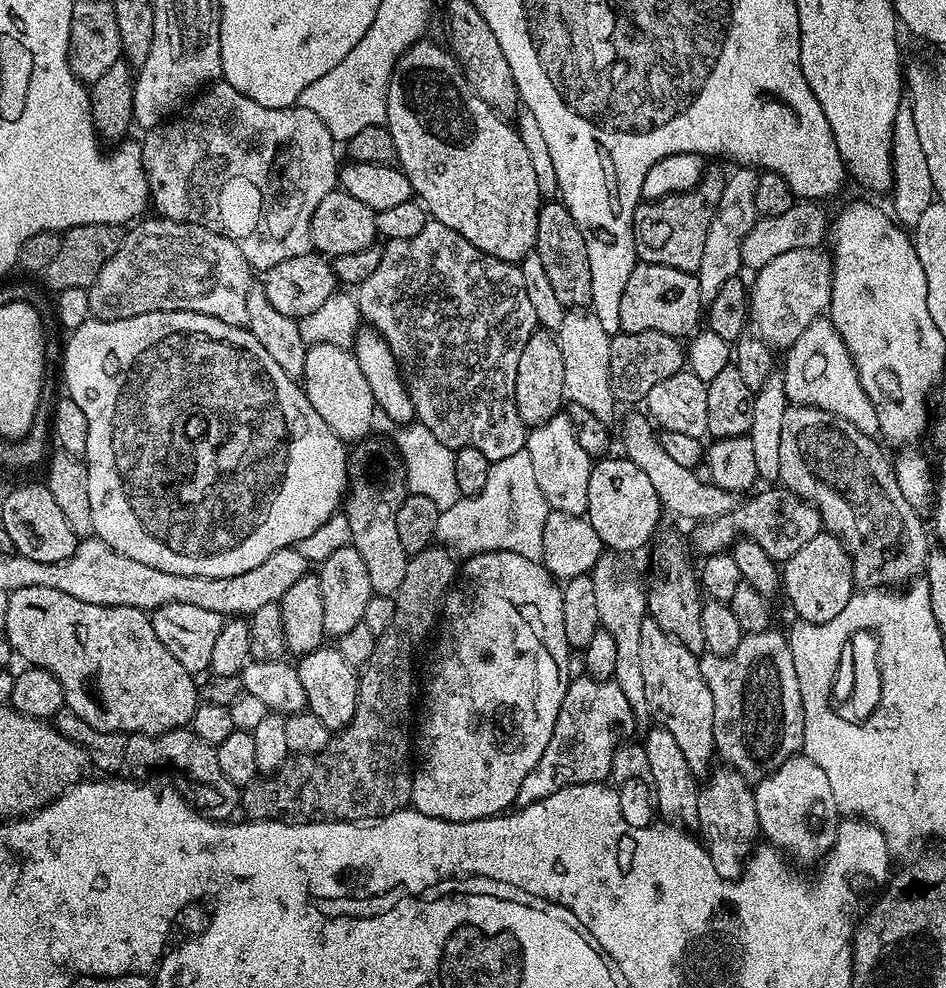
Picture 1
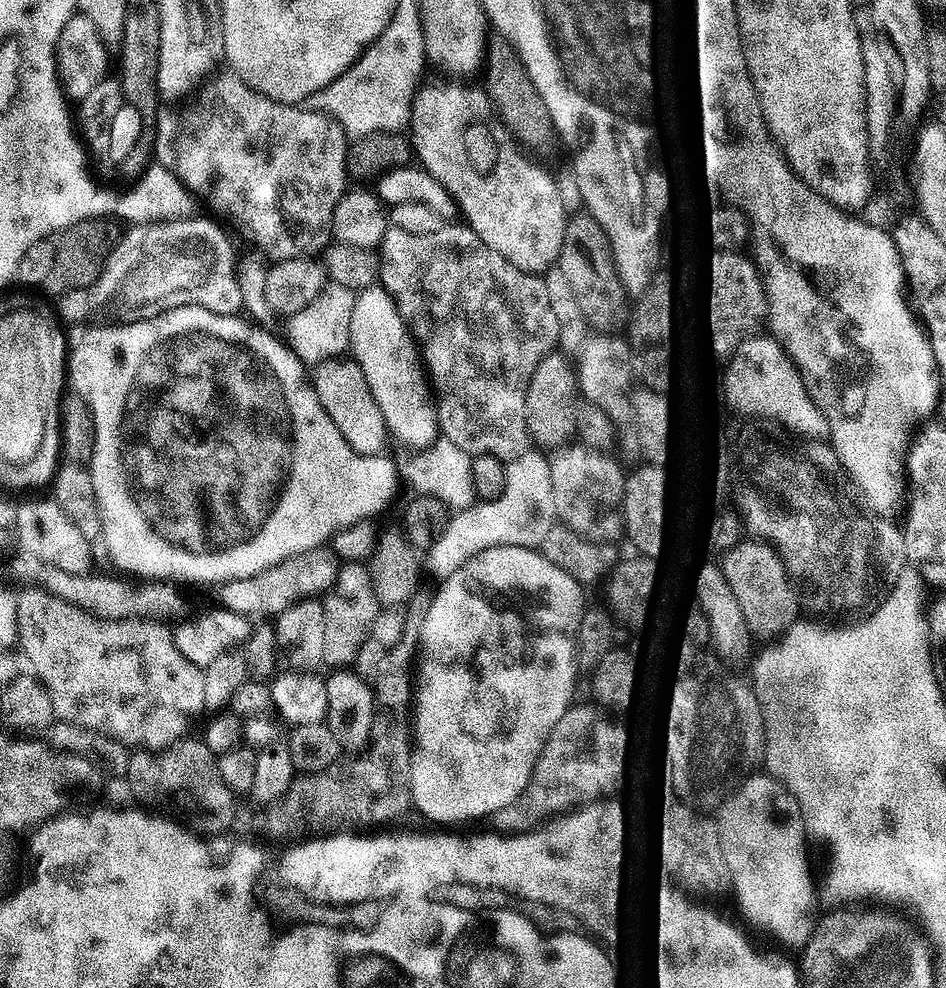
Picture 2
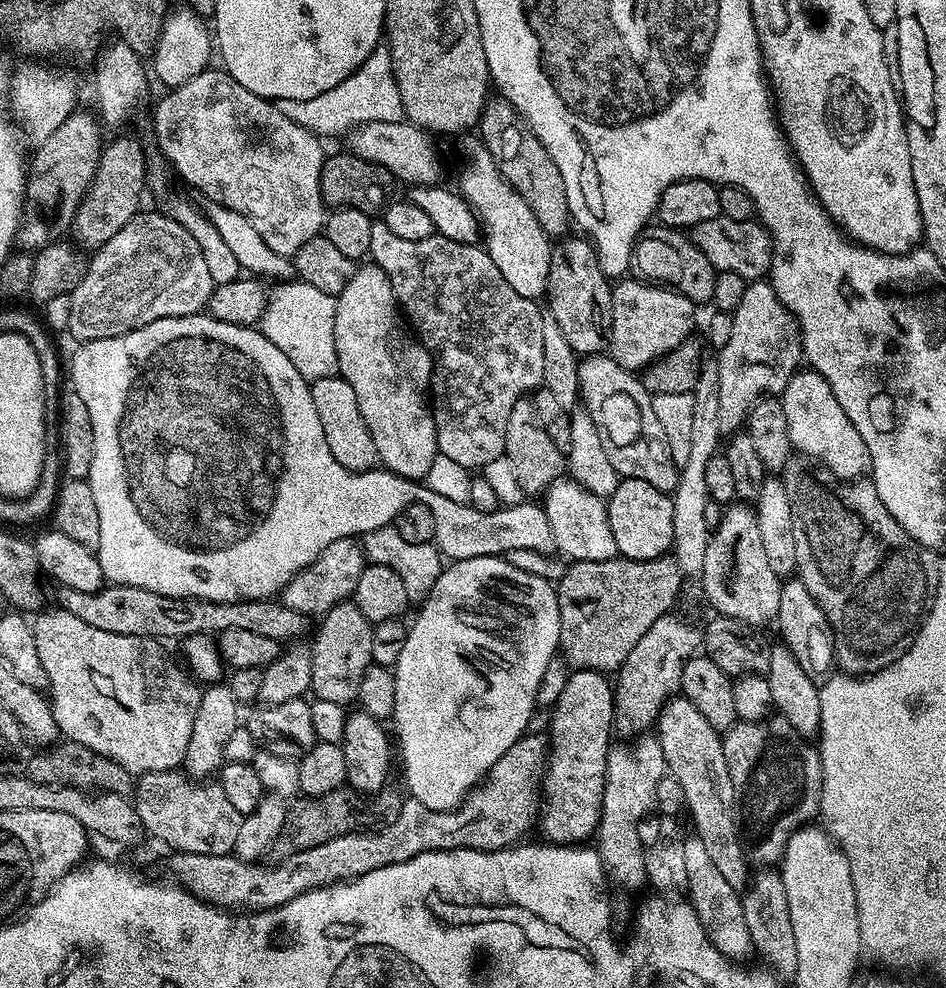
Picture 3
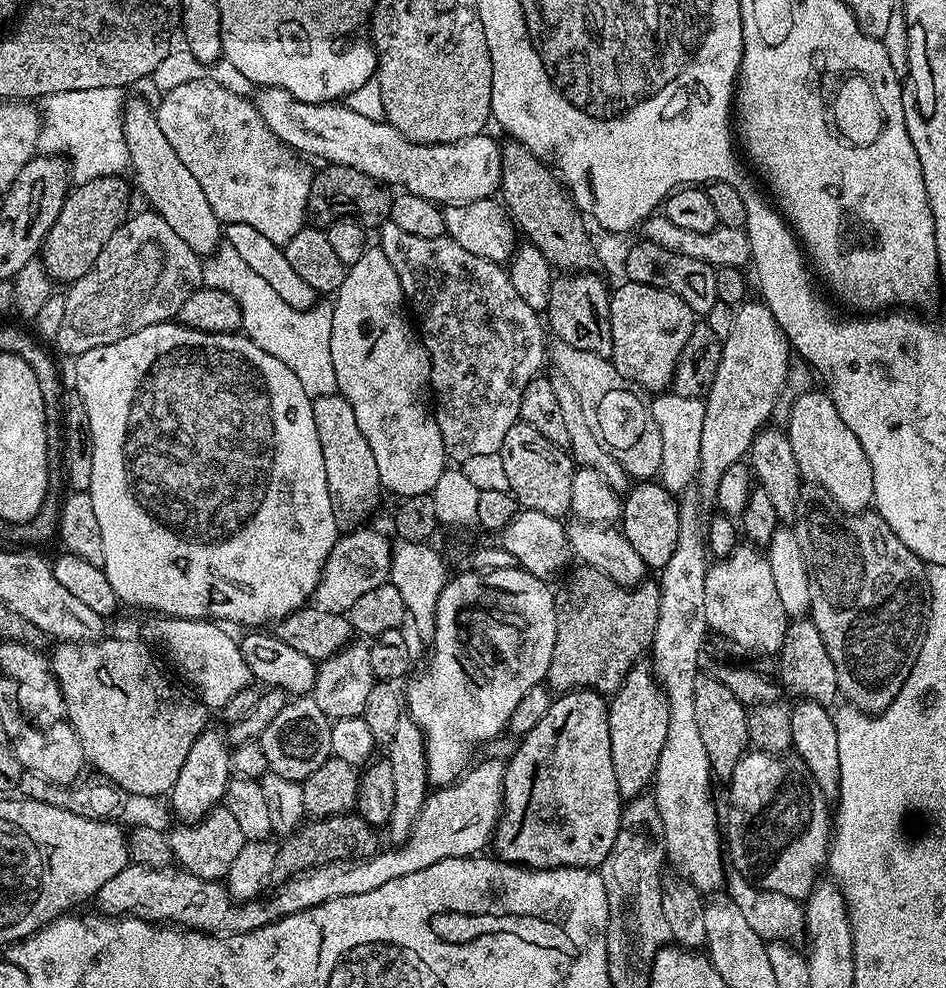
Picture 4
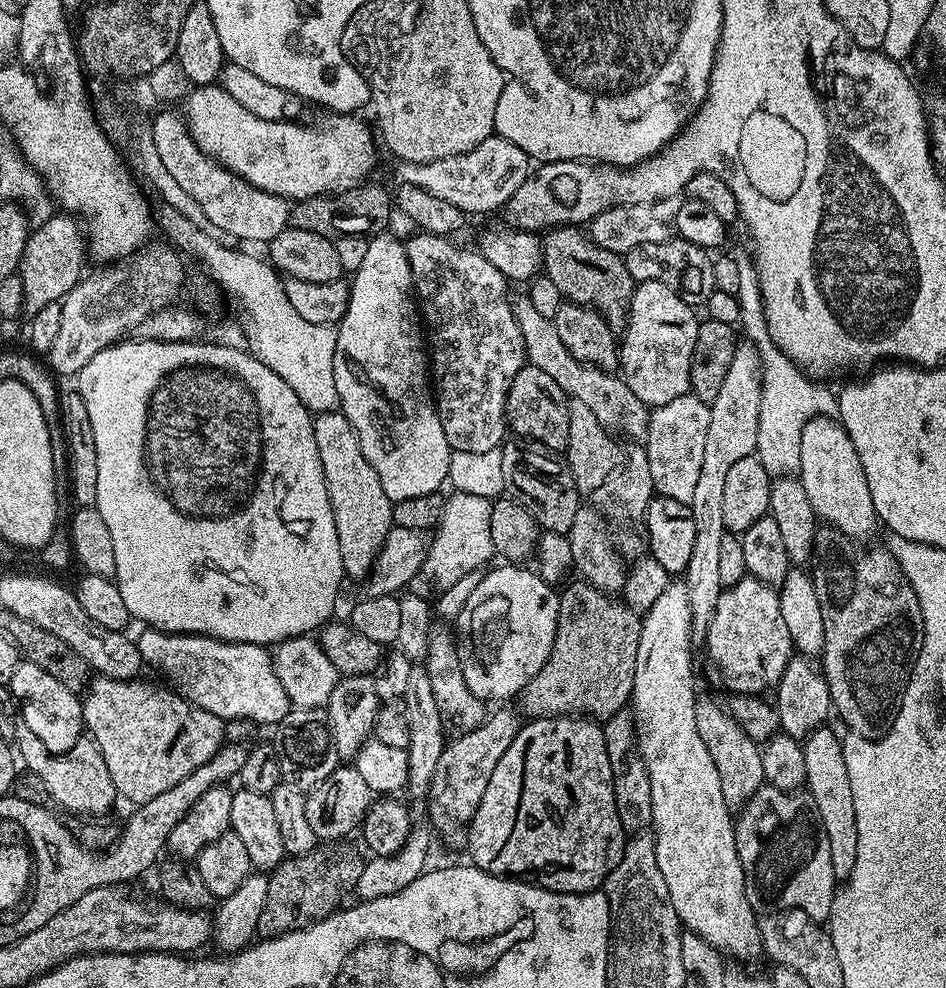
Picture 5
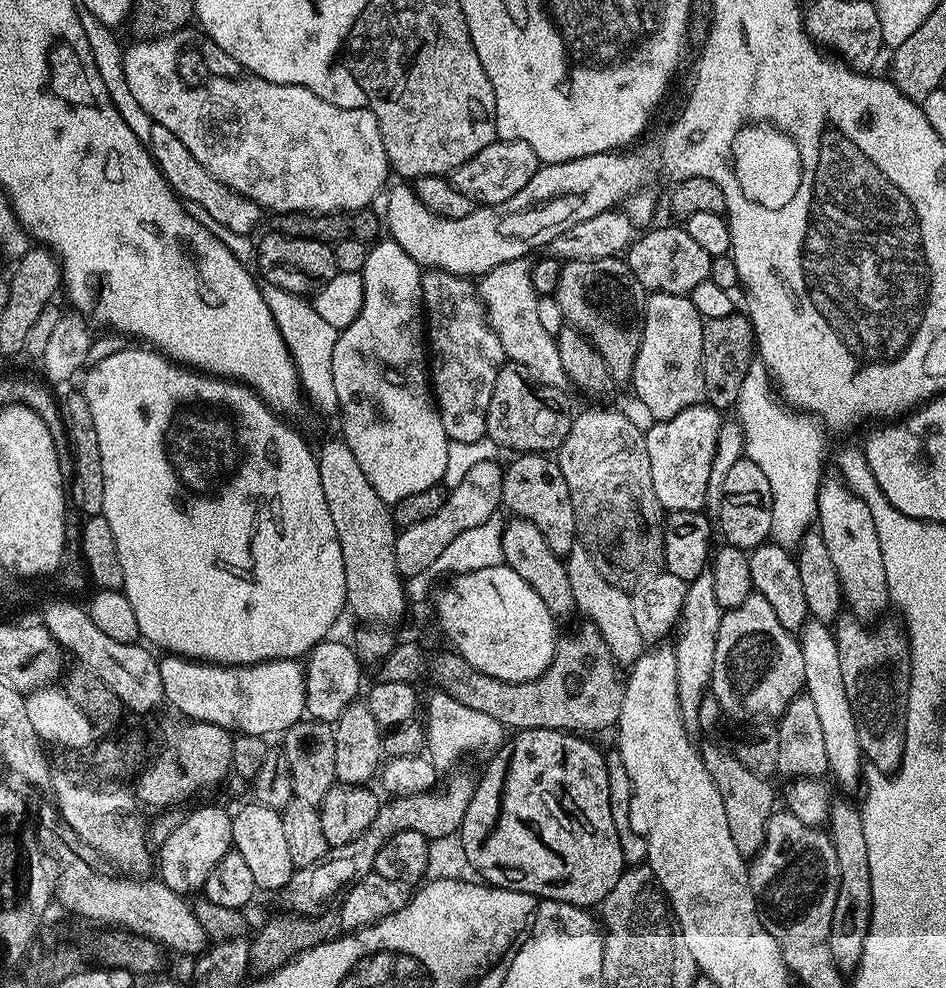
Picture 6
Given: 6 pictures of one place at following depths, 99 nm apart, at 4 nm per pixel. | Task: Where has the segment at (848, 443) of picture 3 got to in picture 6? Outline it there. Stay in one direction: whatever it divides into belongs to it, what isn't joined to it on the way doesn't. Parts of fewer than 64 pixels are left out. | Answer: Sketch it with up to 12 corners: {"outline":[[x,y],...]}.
{"outline":[[825,479],[816,515],[847,611],[890,608],[870,506]]}

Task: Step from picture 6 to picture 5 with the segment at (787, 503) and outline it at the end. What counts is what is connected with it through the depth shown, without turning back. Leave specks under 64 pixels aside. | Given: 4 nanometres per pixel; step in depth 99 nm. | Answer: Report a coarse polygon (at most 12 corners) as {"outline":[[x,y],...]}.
{"outline":[[738,262],[739,331],[760,354],[755,455],[769,474],[800,467],[814,416],[837,407],[770,338],[756,265]]}

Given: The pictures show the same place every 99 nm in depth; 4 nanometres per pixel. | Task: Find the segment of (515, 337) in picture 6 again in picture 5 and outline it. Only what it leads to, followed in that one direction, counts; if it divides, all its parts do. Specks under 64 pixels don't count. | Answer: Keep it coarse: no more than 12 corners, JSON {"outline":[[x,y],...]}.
{"outline":[[528,299],[524,355],[606,431],[647,437],[650,409],[623,378],[578,362]]}

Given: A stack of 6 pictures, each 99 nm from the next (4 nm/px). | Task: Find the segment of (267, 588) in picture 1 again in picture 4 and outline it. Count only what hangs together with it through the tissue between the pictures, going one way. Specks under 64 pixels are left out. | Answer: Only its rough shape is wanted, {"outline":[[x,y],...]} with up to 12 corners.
{"outline":[[369,526],[336,541],[315,607],[348,613],[389,583],[392,545]]}

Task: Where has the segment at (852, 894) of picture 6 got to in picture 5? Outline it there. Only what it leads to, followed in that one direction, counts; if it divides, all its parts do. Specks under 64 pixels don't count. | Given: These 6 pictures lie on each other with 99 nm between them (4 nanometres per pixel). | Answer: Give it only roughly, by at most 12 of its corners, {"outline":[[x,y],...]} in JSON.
{"outline":[[831,726],[803,737],[807,795],[837,881],[858,858],[844,742]]}

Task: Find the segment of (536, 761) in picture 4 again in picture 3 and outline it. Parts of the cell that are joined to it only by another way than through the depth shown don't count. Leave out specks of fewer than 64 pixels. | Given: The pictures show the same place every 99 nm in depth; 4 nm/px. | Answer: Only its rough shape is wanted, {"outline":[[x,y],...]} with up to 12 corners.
{"outline":[[573,671],[551,709],[538,829],[597,835],[616,698]]}

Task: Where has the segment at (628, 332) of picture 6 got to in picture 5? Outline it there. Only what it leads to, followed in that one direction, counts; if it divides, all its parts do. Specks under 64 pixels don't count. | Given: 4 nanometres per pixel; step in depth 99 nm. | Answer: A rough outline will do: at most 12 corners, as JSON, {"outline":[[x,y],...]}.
{"outline":[[579,227],[545,231],[543,275],[565,301],[628,323],[623,255]]}

